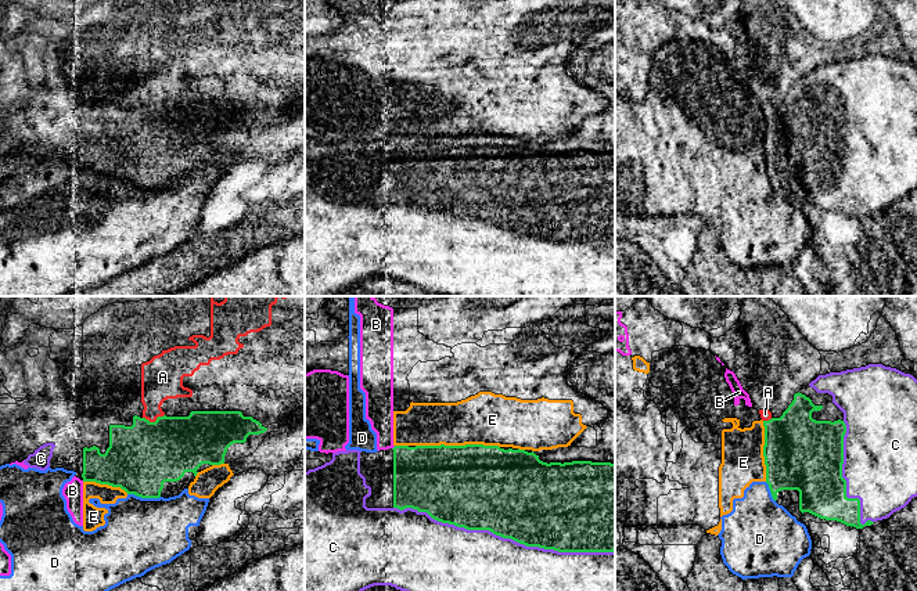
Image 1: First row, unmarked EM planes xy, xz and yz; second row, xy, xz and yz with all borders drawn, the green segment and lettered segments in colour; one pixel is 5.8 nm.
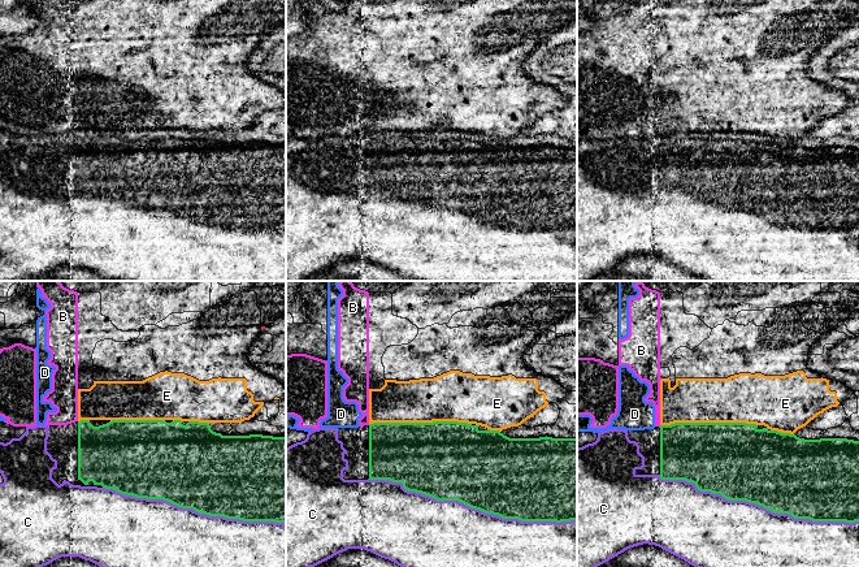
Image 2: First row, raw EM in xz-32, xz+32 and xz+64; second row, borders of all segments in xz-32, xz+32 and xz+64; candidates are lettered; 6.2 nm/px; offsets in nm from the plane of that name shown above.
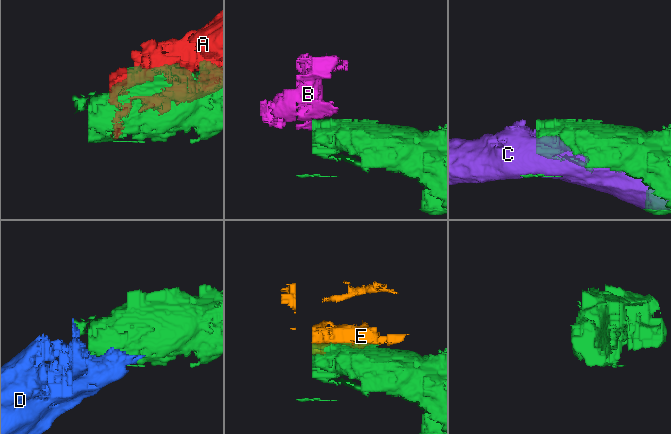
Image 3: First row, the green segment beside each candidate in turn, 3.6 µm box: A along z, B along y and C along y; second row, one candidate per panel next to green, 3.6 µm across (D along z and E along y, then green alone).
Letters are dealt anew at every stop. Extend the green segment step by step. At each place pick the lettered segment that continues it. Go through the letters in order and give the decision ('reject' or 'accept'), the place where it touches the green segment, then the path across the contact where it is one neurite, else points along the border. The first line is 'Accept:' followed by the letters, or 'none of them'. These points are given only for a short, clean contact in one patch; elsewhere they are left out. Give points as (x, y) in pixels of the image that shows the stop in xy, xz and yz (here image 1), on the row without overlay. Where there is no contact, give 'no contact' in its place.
Accept: C
A: reject; contact xy (153, 112)
B: reject; contact xz (394, 137)
C: accept; contact xz (504, 227)
D: reject; contact xy (144, 187); border xy (128, 183), (141, 187), (159, 187)
E: reject; contact xz (457, 136)

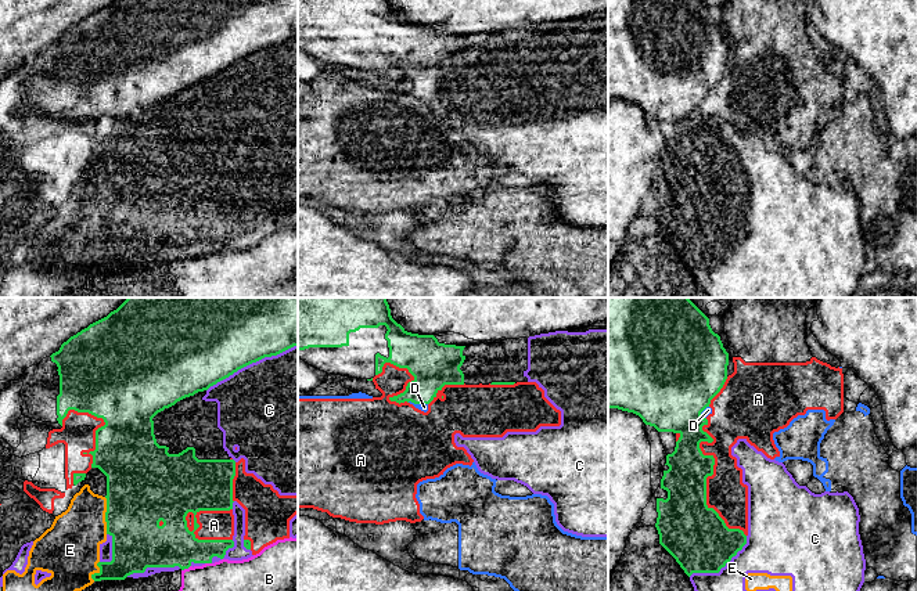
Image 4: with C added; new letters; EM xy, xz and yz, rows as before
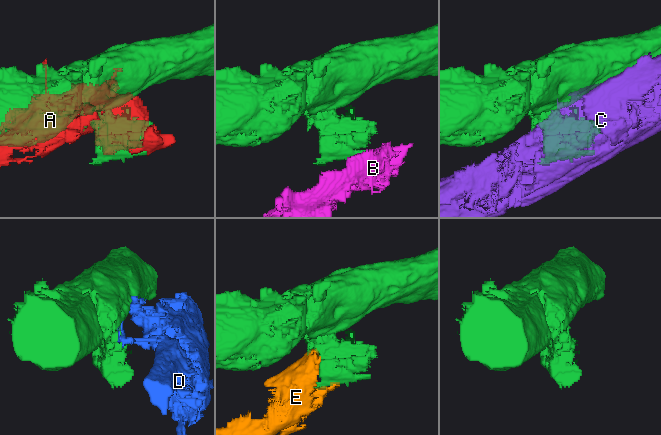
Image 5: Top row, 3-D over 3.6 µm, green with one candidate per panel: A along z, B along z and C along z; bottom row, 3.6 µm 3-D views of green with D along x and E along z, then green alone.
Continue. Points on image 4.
Accept: none of them
A: reject; contact yz (709, 165)
B: reject; contact xy (186, 258); border xy (190, 255), (182, 260)
C: reject; contact xy (251, 53)
D: reject; contact xz (417, 93)
E: reject; contact xy (105, 205)

